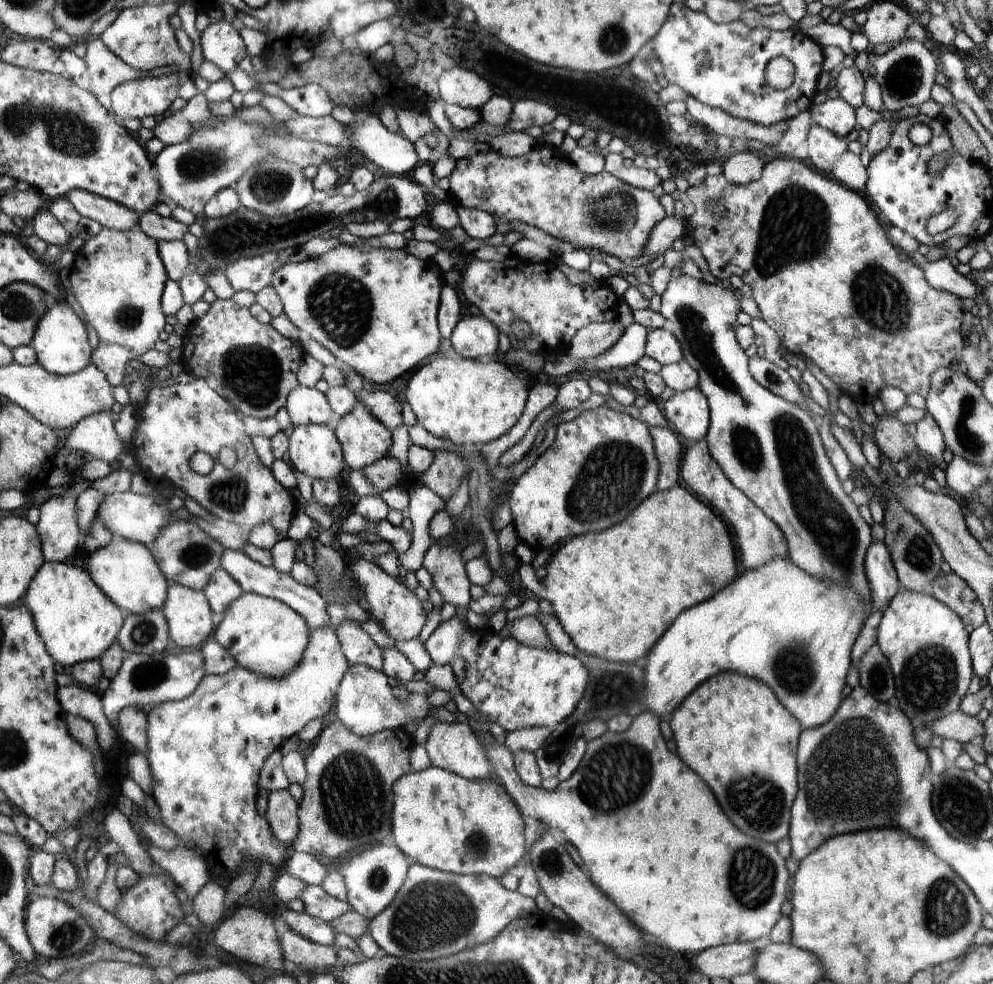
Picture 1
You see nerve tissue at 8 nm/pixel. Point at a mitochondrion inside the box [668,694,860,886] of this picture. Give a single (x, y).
(751, 798)

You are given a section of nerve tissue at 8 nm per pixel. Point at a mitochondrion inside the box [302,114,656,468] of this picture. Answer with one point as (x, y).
(613, 211)

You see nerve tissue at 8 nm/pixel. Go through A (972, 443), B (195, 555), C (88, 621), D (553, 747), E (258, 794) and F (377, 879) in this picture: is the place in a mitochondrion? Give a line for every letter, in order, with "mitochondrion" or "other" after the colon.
A: mitochondrion
B: mitochondrion
C: other
D: mitochondrion
E: other
F: mitochondrion

